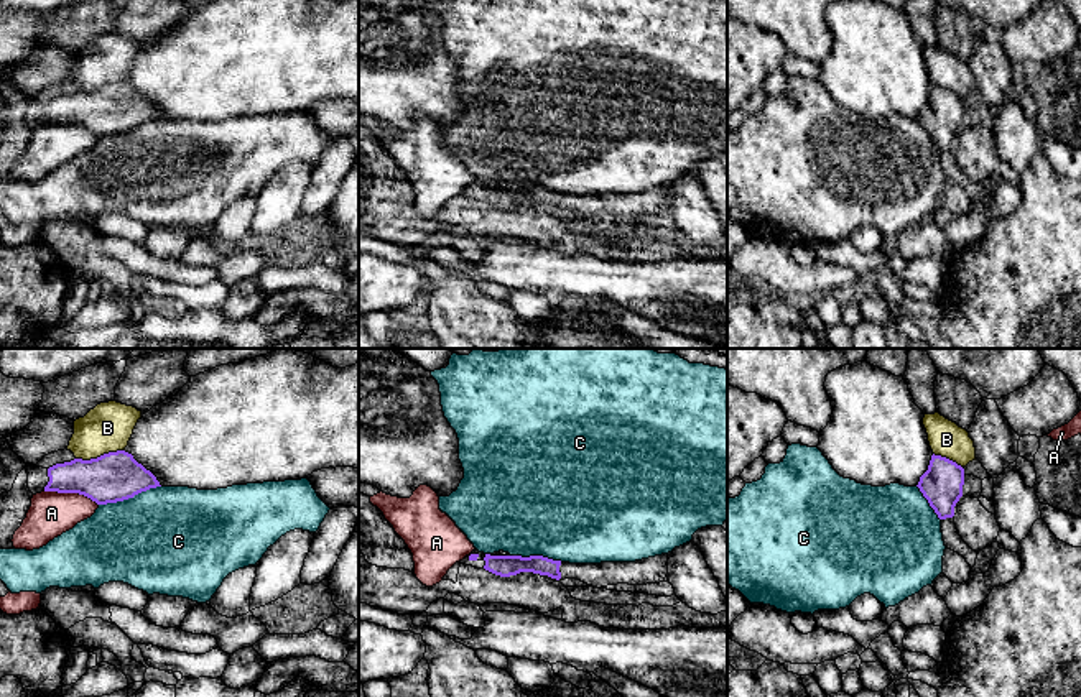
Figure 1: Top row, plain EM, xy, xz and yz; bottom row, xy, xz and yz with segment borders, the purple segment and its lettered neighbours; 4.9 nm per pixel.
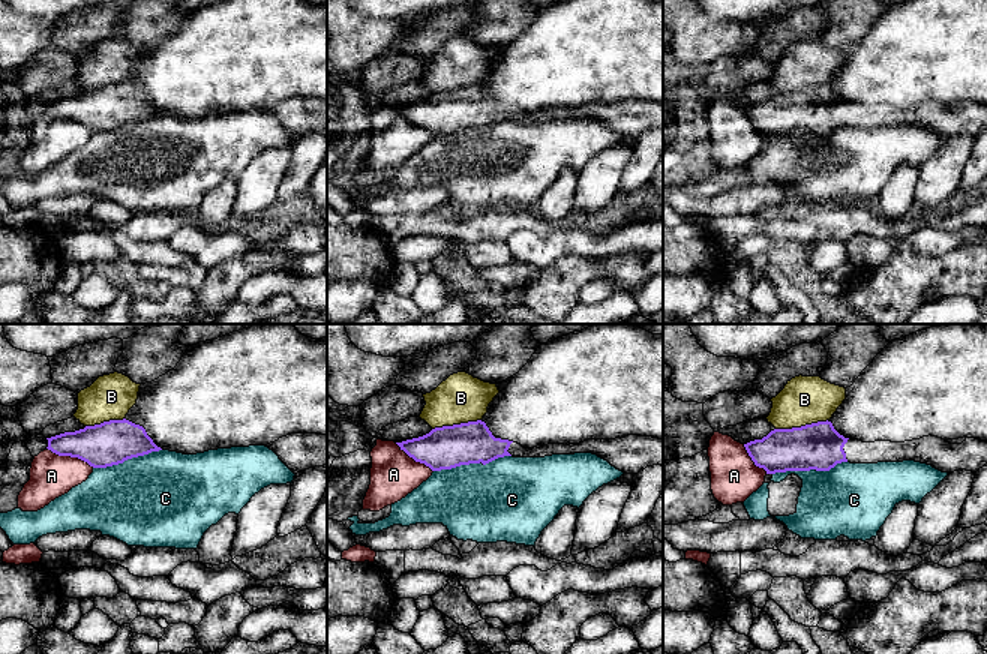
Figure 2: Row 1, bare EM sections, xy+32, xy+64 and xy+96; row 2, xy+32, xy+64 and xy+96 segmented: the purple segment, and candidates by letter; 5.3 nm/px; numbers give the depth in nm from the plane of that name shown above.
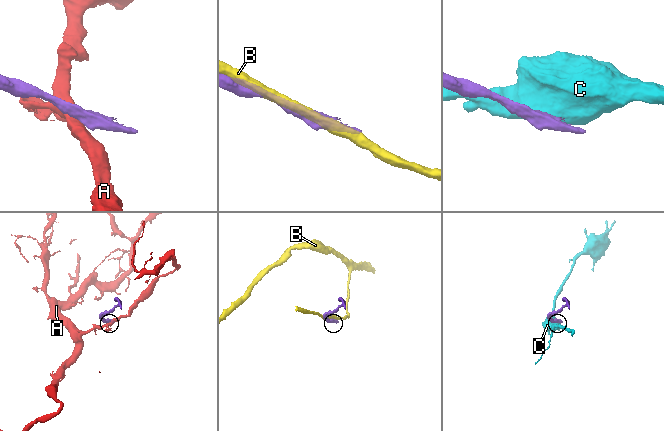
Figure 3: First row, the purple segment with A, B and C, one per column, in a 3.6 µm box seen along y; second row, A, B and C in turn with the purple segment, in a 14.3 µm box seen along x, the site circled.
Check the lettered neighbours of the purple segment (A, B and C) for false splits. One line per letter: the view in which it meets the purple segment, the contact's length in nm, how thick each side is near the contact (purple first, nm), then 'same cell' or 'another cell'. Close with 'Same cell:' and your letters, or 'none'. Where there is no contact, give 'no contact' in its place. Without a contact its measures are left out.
A: meets purple in xy; contact 280 nm long; 240 nm thick on the purple side, 220 nm on the other; another cell
B: meets purple in xy; contact 240 nm long; 240 nm thick on the purple side, 240 nm on the other; another cell
C: meets purple in xy; contact 320 nm long; 240 nm thick on the purple side, 480 nm on the other; another cell
Same cell: none

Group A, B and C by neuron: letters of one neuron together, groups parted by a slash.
A / B / C

